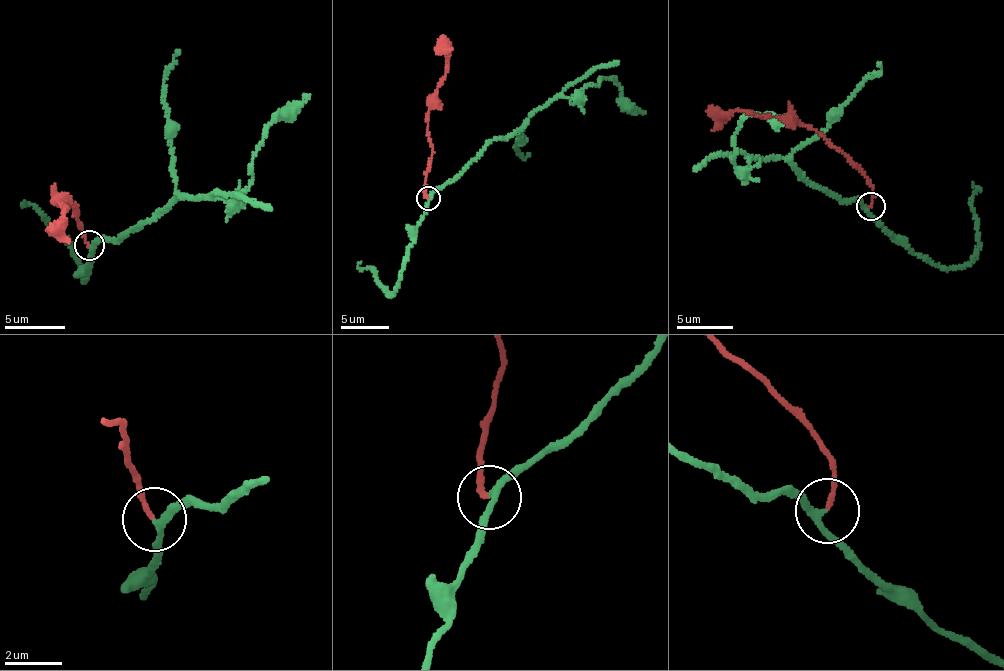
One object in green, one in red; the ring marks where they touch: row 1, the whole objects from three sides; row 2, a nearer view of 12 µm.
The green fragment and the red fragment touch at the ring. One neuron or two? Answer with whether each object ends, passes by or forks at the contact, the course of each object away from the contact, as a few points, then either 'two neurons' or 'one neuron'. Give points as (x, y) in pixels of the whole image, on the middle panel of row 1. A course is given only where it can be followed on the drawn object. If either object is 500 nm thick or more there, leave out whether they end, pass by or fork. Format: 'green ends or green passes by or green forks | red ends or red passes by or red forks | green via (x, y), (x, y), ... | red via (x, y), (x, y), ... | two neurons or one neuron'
green passes by | red ends | green via (427, 199), (488, 144), (514, 134), (554, 99), (575, 98), (602, 77), (616, 82), (622, 95), (645, 113) | red via (427, 199), (424, 187), (432, 152), (428, 124), (431, 102), (445, 74), (444, 50), (452, 48) | one neuron

